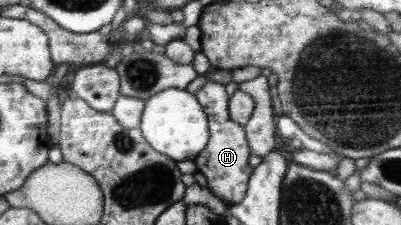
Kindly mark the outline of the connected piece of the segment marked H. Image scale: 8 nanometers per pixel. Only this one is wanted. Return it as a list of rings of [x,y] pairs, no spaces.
[[[208,80],[194,94],[207,114],[209,140],[207,146],[194,159],[198,172],[207,178],[207,188],[227,205],[237,205],[245,197],[247,181],[254,168],[249,166],[251,150],[246,138],[244,125],[229,118],[229,94],[225,85]]]

